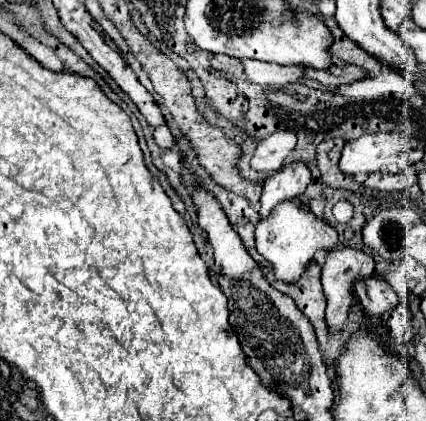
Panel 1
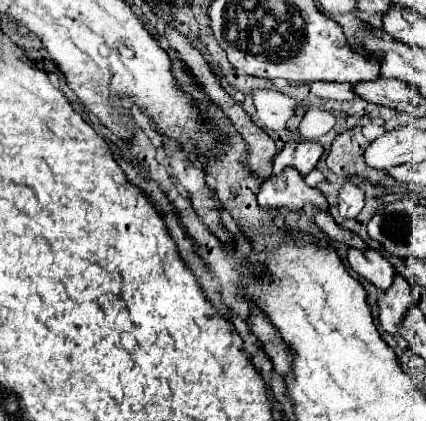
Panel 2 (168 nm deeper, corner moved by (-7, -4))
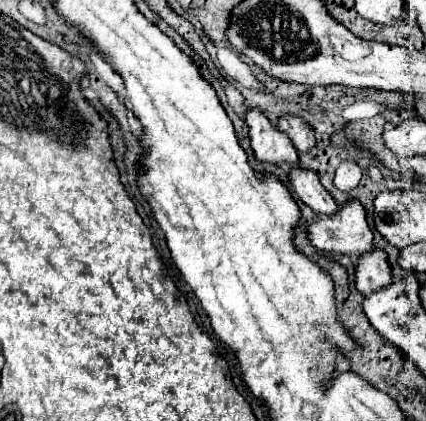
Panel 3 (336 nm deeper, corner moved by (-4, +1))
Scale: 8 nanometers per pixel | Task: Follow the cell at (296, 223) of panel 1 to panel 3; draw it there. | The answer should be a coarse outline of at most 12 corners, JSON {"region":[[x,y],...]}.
{"region":[[246,105],[258,161],[298,165],[292,141],[270,123],[260,107]]}

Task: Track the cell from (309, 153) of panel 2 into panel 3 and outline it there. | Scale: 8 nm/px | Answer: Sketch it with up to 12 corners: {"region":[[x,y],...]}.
{"region":[[296,115],[280,117],[278,129],[298,151],[316,143],[312,125]]}

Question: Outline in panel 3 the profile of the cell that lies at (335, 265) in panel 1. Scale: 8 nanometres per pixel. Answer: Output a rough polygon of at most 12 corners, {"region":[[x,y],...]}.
{"region":[[290,169],[294,193],[314,213],[336,213],[338,205],[312,169]]}

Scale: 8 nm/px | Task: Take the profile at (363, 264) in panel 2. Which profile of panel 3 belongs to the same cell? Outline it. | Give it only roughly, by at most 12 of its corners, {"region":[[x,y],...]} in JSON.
{"region":[[358,199],[316,215],[306,233],[320,251],[350,259],[374,249]]}

